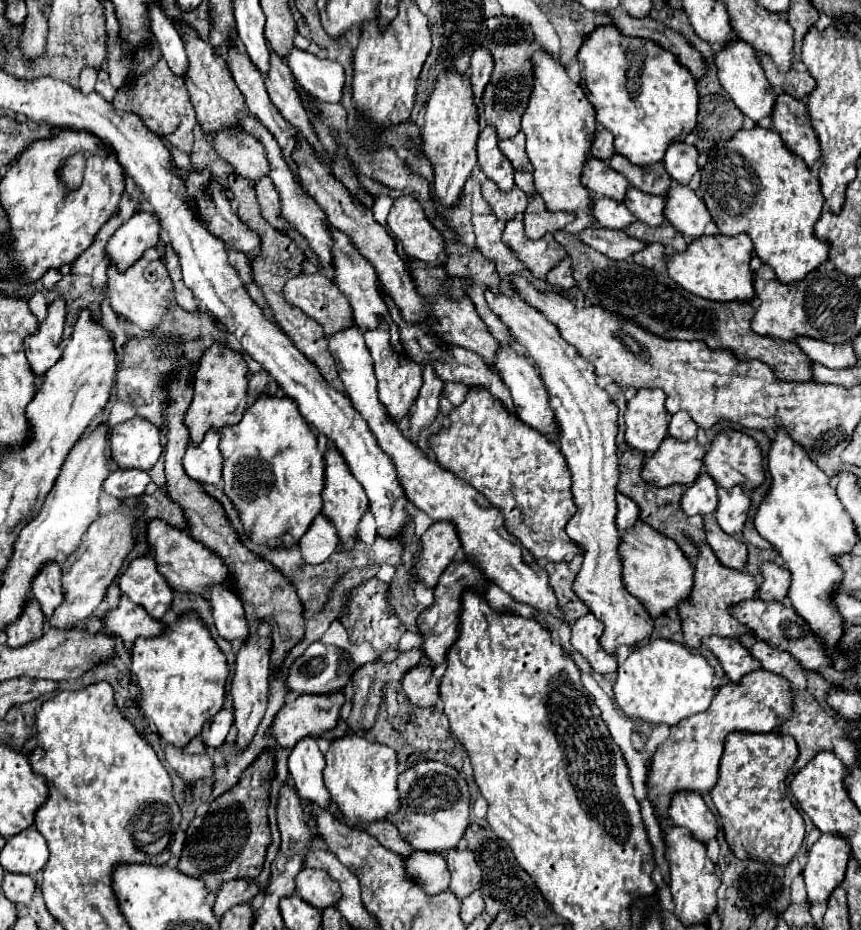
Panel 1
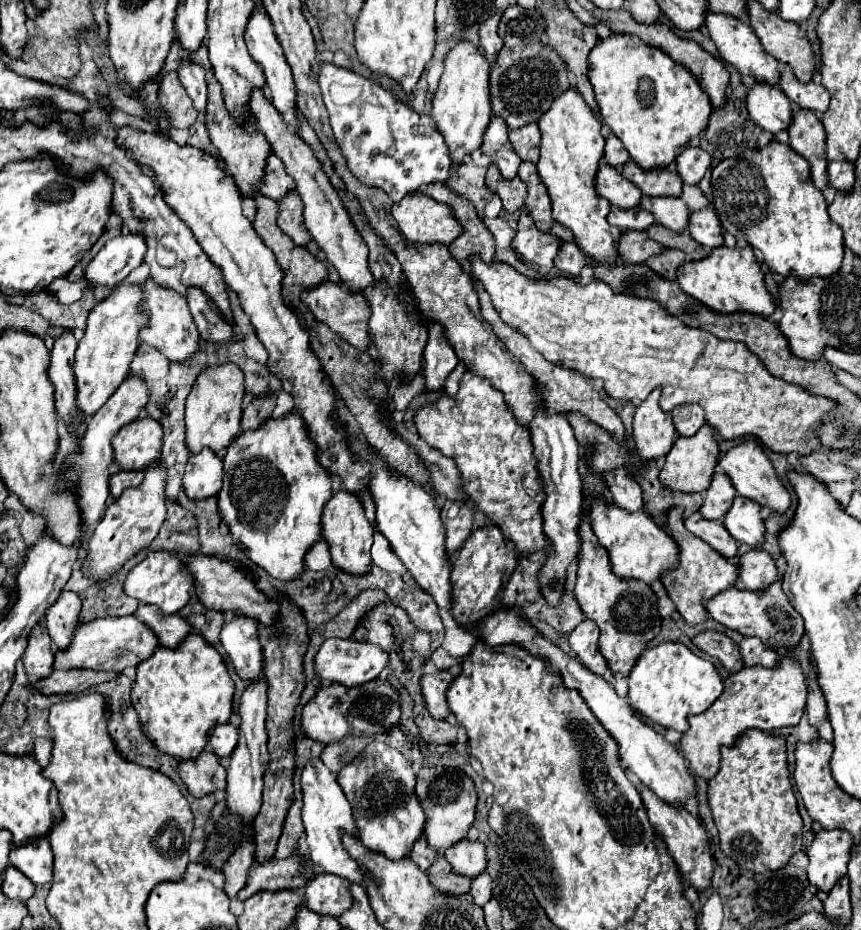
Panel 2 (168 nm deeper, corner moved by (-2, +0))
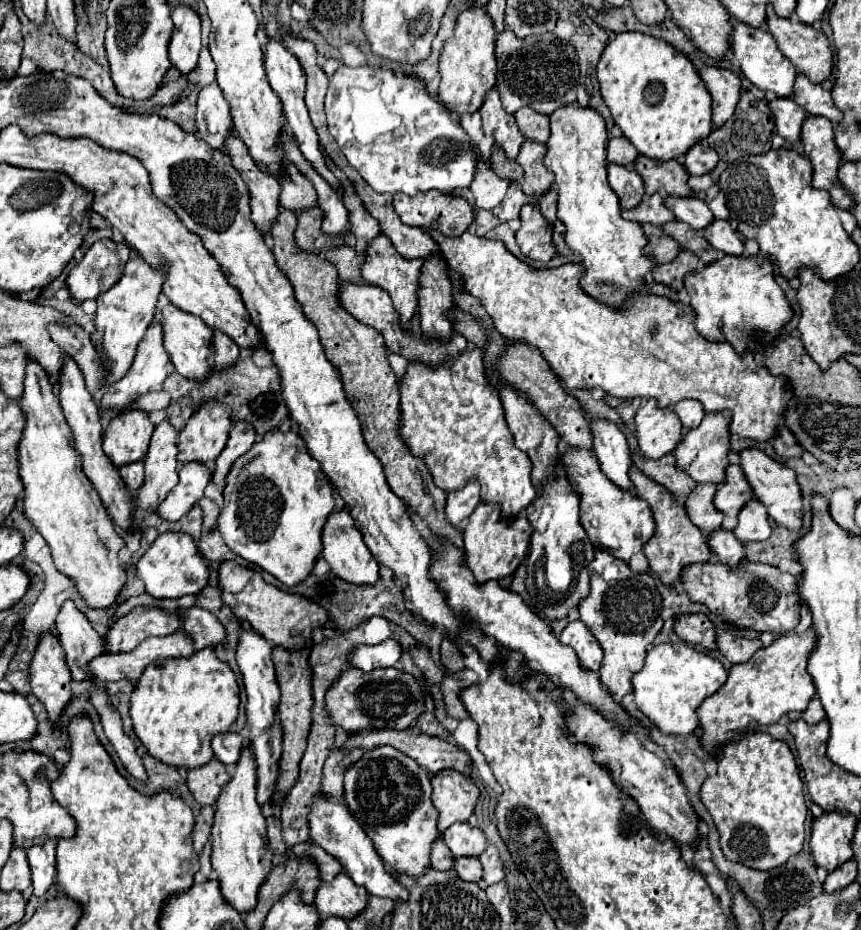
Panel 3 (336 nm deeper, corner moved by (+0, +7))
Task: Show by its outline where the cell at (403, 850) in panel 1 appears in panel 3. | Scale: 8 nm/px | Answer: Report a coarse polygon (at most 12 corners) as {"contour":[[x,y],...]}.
{"contour":[[434,843],[432,869],[450,871],[454,867],[452,851]]}

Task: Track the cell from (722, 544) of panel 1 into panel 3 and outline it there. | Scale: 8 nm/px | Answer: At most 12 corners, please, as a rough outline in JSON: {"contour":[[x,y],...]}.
{"contour":[[698,483],[686,499],[692,523],[706,533],[724,515],[714,507],[716,483]]}

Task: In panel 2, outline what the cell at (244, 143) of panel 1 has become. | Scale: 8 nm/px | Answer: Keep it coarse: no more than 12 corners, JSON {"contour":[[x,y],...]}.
{"contour":[[272,152],[260,192],[272,200],[294,190],[282,160]]}

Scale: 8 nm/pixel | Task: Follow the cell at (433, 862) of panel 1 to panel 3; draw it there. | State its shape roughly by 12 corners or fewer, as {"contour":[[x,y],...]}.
{"contour":[[458,857],[454,871],[464,881],[484,875],[478,857]]}

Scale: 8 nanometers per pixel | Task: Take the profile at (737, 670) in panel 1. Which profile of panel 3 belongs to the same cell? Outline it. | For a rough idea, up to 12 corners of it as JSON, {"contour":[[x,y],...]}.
{"contour":[[704,613],[676,615],[674,633],[716,649],[716,631]]}

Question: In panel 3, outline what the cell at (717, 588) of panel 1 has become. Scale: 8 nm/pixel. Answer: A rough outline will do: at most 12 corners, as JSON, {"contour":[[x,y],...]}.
{"contour":[[634,465],[656,531],[644,545],[652,573],[670,587],[686,565],[710,561],[686,507]]}

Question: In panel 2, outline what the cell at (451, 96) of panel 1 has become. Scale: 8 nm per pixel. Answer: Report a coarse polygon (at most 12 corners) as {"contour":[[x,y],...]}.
{"contour":[[468,42],[444,58],[432,118],[460,166],[492,118],[488,62]]}

